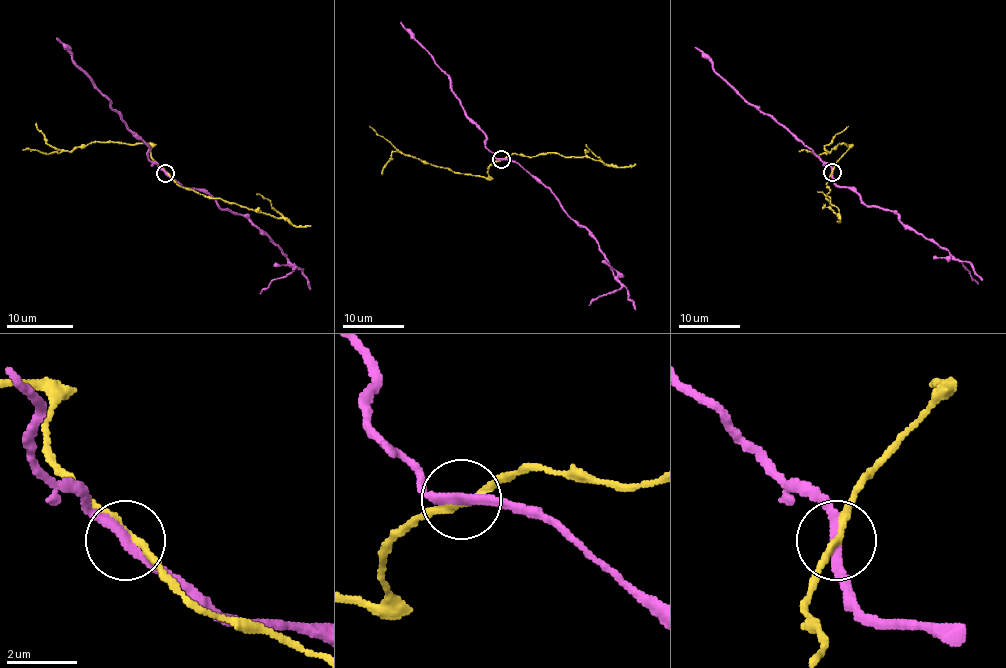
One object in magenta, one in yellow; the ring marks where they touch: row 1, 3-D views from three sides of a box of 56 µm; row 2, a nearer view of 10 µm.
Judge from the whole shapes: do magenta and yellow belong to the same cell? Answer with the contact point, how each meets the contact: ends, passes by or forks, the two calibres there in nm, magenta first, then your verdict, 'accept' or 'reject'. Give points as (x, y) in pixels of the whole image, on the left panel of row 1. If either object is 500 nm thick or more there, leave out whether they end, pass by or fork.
place (165, 173); magenta passes by; yellow passes by; calibres 260 and 190 nm; reject

